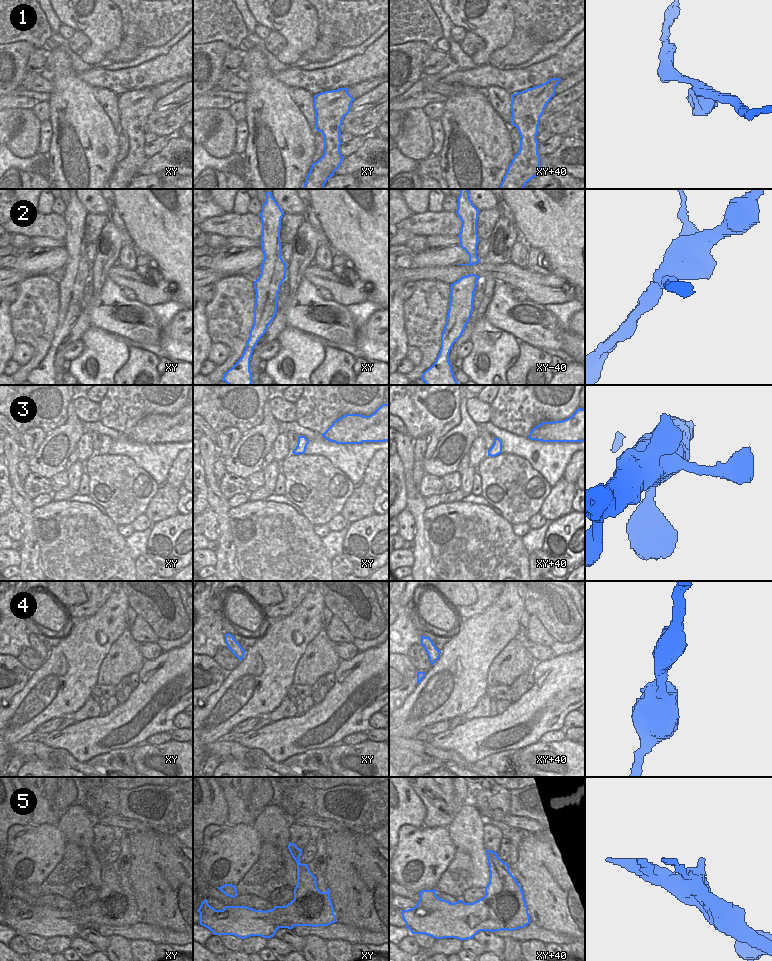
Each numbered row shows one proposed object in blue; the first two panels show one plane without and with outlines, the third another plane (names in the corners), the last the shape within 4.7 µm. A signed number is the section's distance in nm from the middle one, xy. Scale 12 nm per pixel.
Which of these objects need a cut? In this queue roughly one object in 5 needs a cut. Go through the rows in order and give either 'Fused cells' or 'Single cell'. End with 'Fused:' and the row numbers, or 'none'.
1: Single cell
2: Fused cells
3: Single cell
4: Single cell
5: Single cell
Fused: 2.

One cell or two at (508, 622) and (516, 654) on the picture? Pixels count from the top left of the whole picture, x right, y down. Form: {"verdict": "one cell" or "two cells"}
{"verdict": "two cells"}

